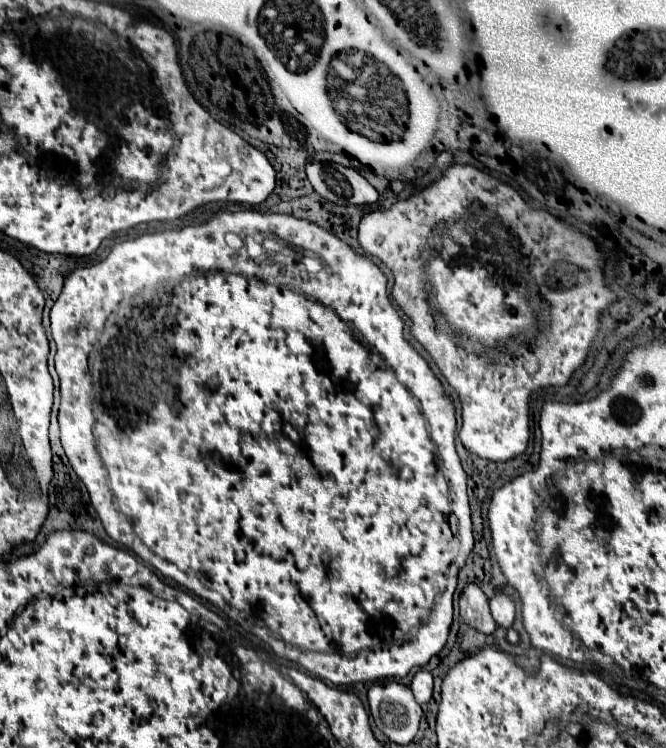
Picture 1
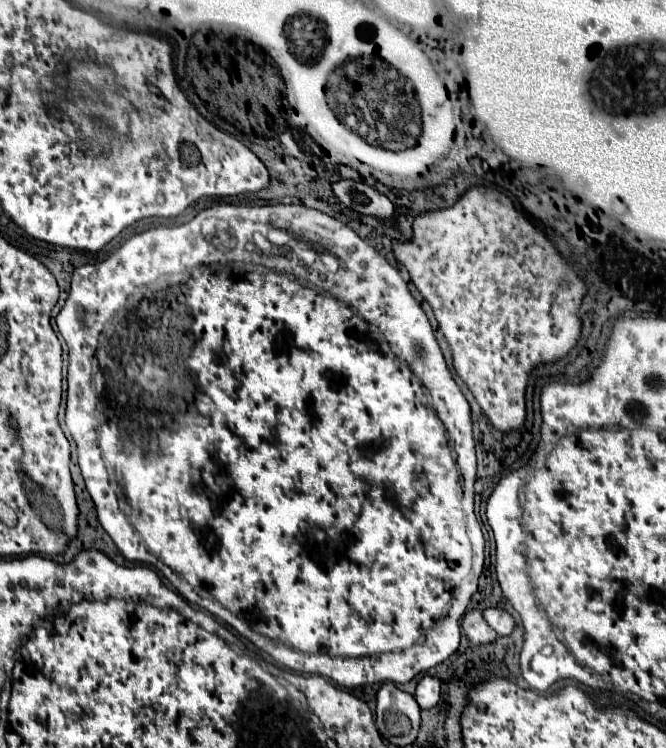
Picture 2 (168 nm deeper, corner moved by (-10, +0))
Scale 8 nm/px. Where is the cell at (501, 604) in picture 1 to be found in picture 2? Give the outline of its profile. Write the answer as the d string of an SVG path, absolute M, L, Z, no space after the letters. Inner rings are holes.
M488 607L484 611L484 619L488 621L488 625L498 633L498 635L510 635L514 629L514 617L506 611L506 609L498 609L498 607Z

